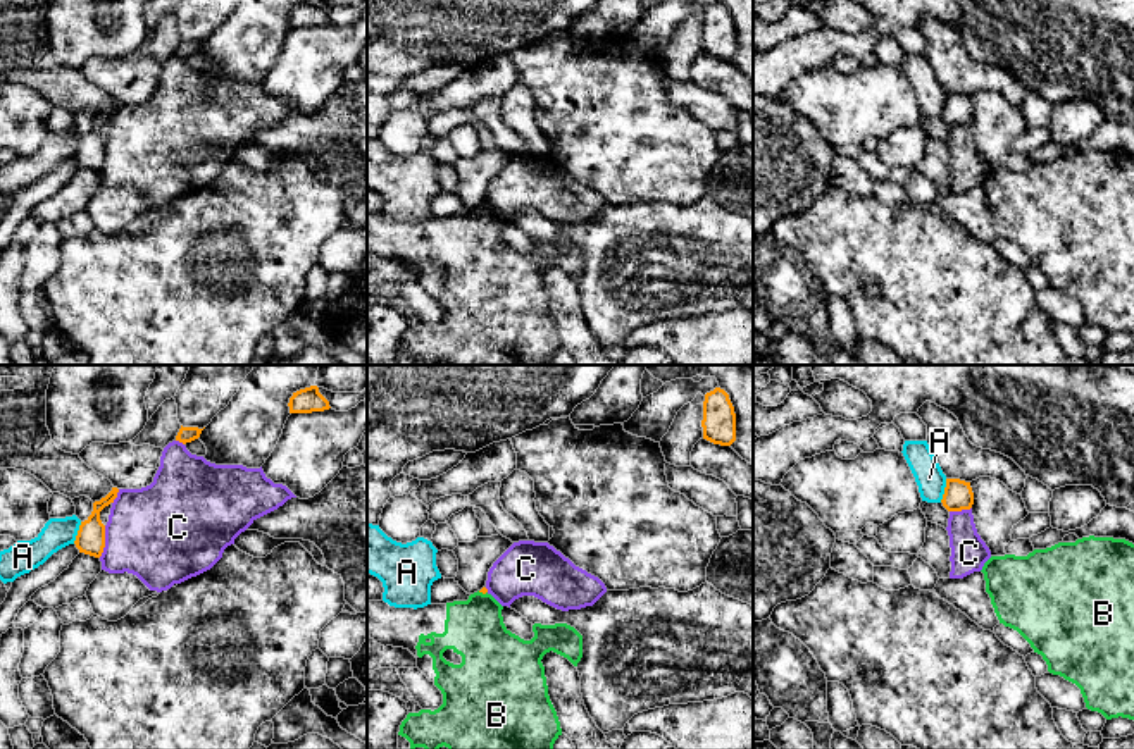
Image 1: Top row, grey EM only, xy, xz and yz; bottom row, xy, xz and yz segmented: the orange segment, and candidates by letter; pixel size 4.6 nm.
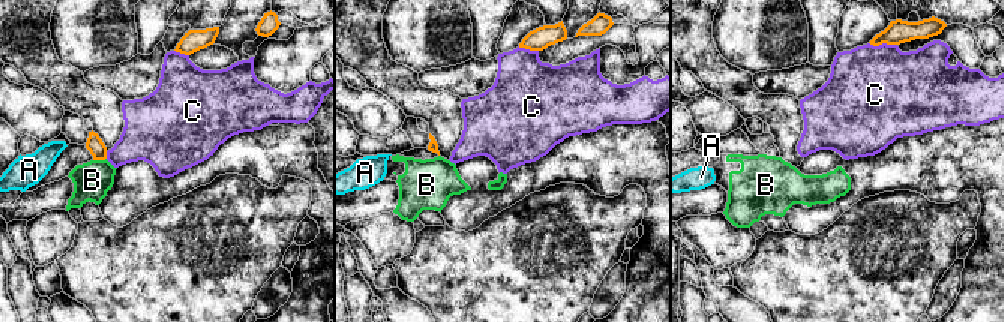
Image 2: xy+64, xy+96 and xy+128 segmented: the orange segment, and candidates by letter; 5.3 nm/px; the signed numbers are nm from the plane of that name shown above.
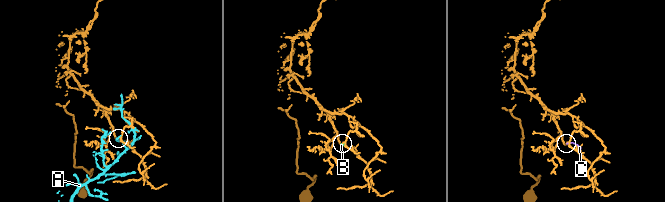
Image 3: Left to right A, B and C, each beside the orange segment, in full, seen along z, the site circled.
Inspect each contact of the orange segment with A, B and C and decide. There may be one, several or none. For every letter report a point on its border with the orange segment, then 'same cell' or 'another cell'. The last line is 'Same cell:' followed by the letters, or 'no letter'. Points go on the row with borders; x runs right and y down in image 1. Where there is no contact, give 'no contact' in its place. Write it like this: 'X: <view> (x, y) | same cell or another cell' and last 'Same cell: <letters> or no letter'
A: yz (945, 491) | another cell
B: xz (483, 593) | another cell
C: xy (104, 541) | another cell
Same cell: no letter

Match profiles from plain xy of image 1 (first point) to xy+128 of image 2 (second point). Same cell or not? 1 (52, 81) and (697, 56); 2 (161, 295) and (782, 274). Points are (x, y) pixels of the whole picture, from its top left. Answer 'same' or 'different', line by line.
1: same
2: same

